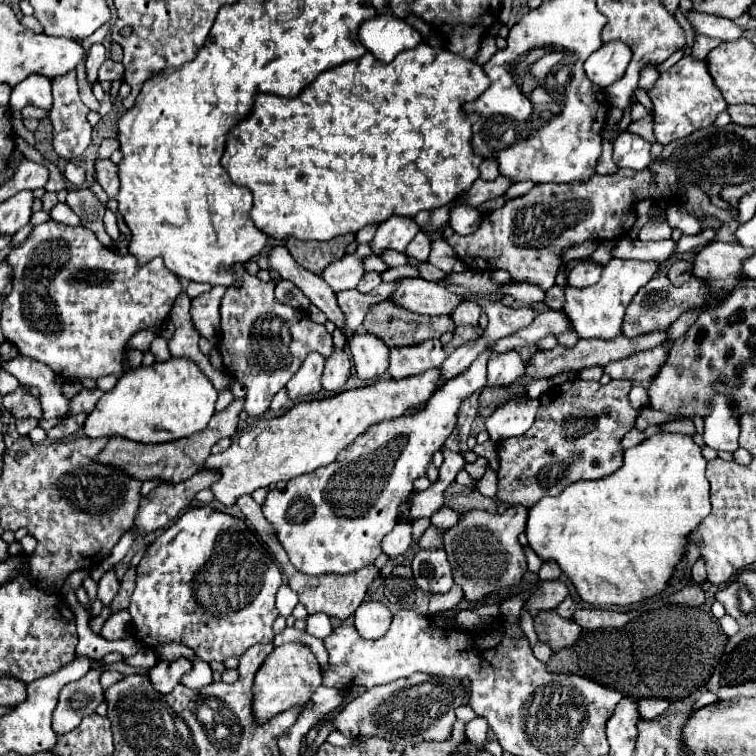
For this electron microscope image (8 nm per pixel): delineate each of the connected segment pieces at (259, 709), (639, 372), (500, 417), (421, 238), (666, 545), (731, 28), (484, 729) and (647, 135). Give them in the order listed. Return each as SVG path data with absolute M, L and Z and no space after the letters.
M284 643L266 657L266 661L256 673L254 687L252 687L254 715L258 715L258 721L266 721L294 705L304 705L310 701L318 685L322 685L320 665L318 661L314 661L314 653L310 651L310 647L302 643Z
M654 347L646 351L638 351L626 359L618 359L604 367L604 371L612 379L626 379L632 383L646 383L654 379L660 371L660 367L666 361L666 347Z
M538 399L508 401L500 405L486 421L486 431L492 441L502 441L508 437L518 437L530 429L540 409Z
M420 231L420 233L410 241L410 245L408 245L408 249L406 249L406 255L412 257L412 259L416 259L418 263L428 261L428 255L430 255L430 237Z
M656 433L628 449L616 473L594 481L578 481L556 497L542 497L528 511L528 545L544 561L558 561L586 603L600 607L630 605L652 597L666 587L674 565L684 555L686 535L710 515L710 485L704 477L706 463L690 435Z
M696 9L684 11L684 17L696 29L698 35L714 37L714 39L720 39L720 41L734 41L734 39L742 37L742 31L736 29L736 25L730 19L724 19L724 17L718 17L718 15L700 13Z
M474 717L468 725L466 725L466 737L474 743L474 745L484 745L486 743L486 733L488 733L488 723L484 717Z
M648 115L646 118L641 120L631 122L630 129L627 130L631 133L640 135L650 143L656 142L653 133L653 117L651 115Z

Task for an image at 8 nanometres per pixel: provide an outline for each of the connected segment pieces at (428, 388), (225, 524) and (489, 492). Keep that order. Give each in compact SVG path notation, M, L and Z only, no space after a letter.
M430 369L422 375L406 377L400 381L378 379L368 387L342 391L322 401L300 401L282 417L254 419L252 423L242 427L242 445L240 435L234 435L232 445L224 453L206 459L206 467L218 469L222 475L220 481L216 481L210 489L220 503L234 505L238 497L250 495L258 487L270 487L272 483L290 481L294 477L300 477L302 473L312 473L318 467L330 465L336 455L370 425L384 419L396 419L408 409L424 405L434 395L442 379L444 377L440 369Z
M192 507L188 509L178 521L174 521L146 551L146 555L142 557L140 565L138 565L138 579L136 579L136 589L132 593L130 599L130 615L132 615L132 625L136 629L136 635L148 645L154 647L156 643L164 643L164 641L180 641L188 647L192 647L196 651L196 655L206 661L224 661L228 657L240 657L248 647L262 643L262 641L272 641L274 639L274 631L272 631L272 623L278 617L278 609L276 609L276 591L282 585L282 573L278 569L278 565L274 563L274 559L270 557L270 553L266 551L264 545L260 545L260 541L256 539L254 531L246 527L246 523L242 519L236 519L228 513L216 511L212 507Z
M486 467L486 473L484 477L480 479L478 483L478 491L484 495L484 497L496 497L496 489L498 489L498 479L496 479L496 473L490 468Z

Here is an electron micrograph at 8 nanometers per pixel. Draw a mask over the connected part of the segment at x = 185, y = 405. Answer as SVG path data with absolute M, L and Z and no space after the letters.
M172 357L150 367L128 369L114 389L106 391L84 421L88 437L122 435L140 443L166 443L202 431L214 415L218 391L192 359Z

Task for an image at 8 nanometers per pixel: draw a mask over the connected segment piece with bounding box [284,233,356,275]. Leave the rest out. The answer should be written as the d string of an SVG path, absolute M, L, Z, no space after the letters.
M354 233L330 241L300 241L296 237L288 237L284 239L284 245L290 251L290 255L296 259L296 263L318 275L330 263L340 261L346 255L348 245L354 243L354 239L356 239Z

